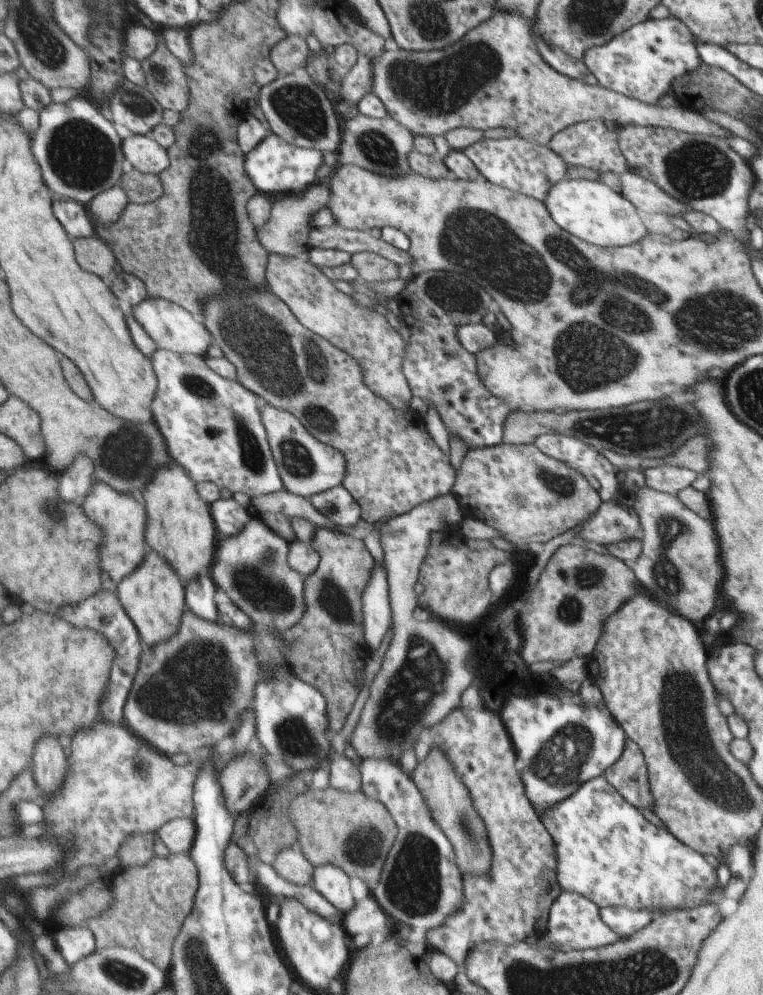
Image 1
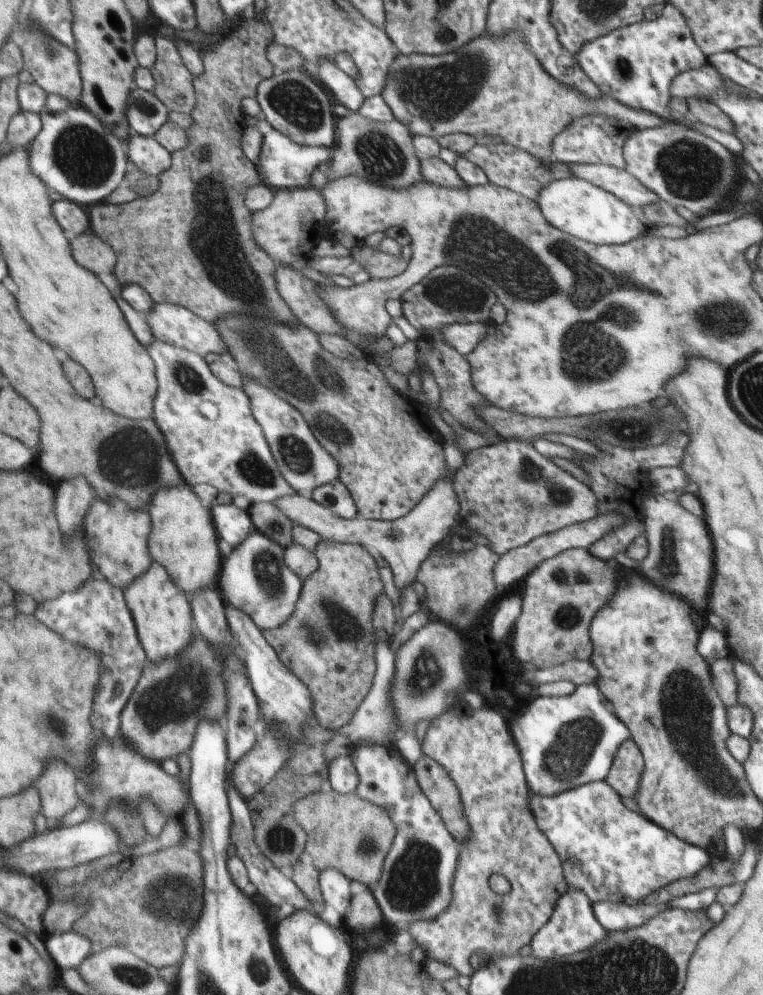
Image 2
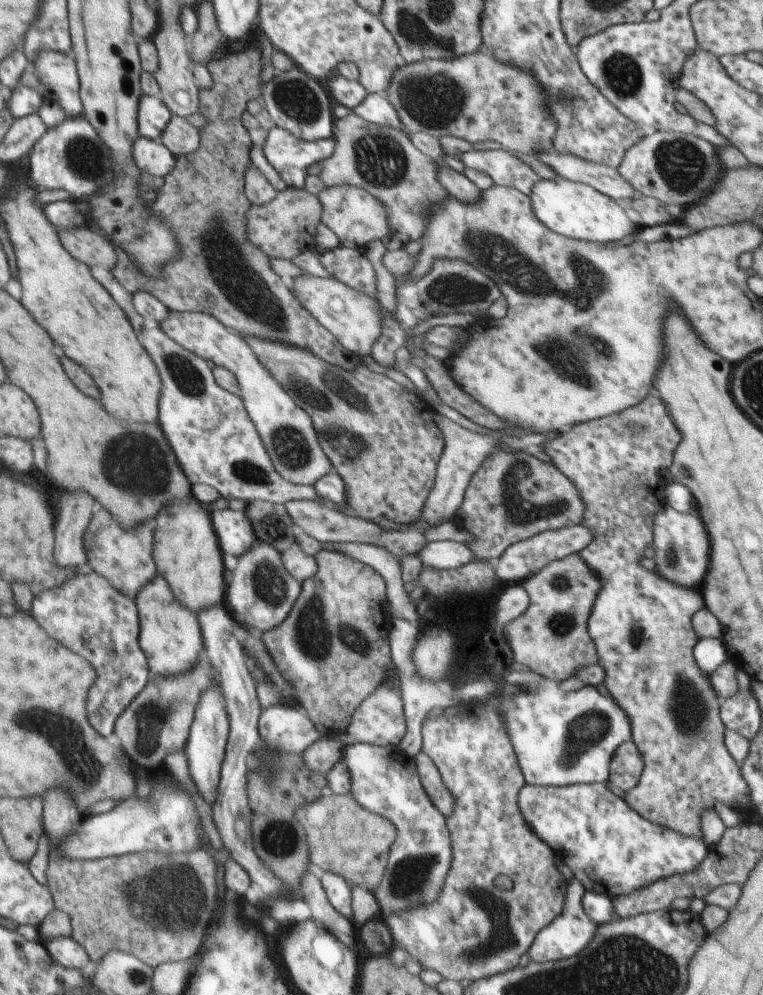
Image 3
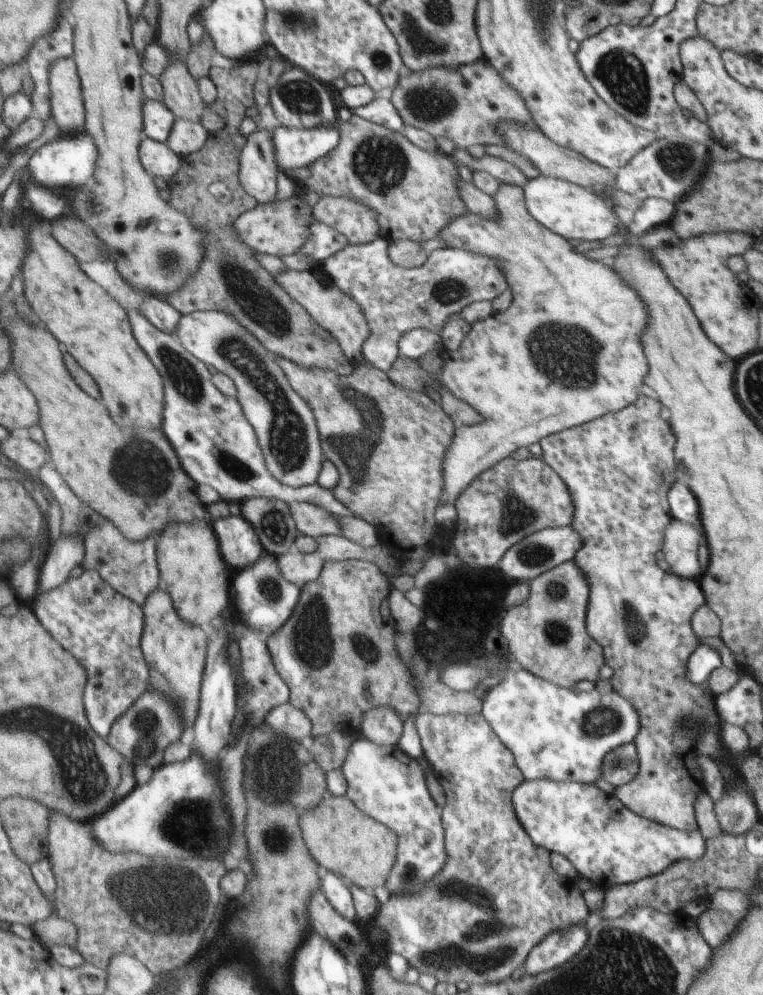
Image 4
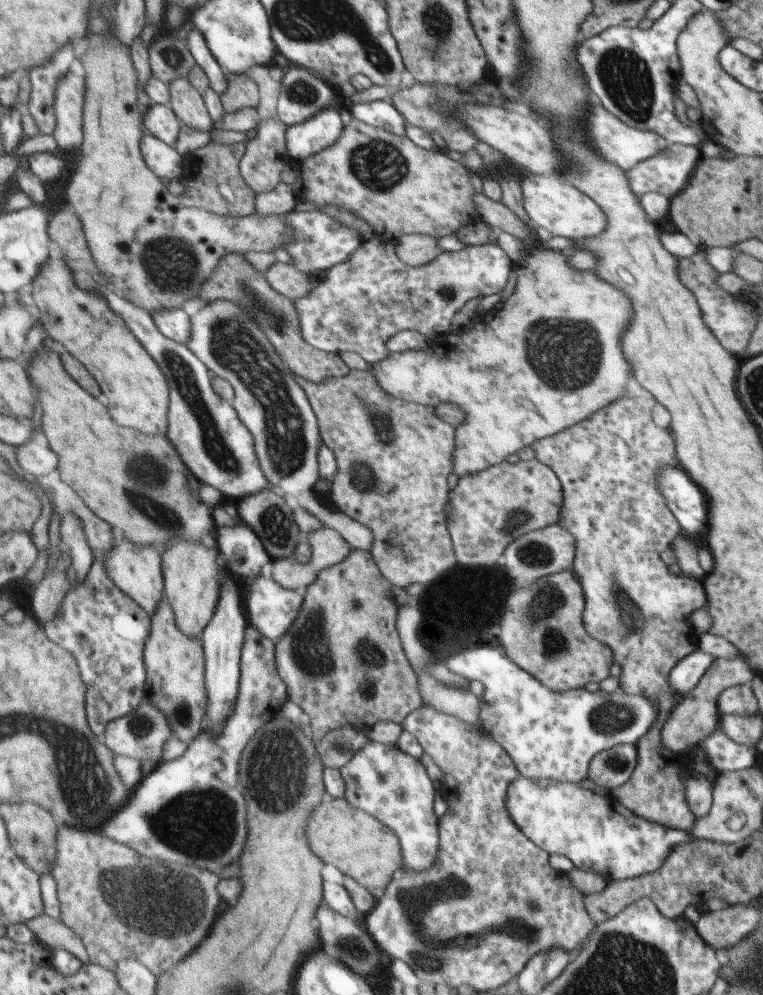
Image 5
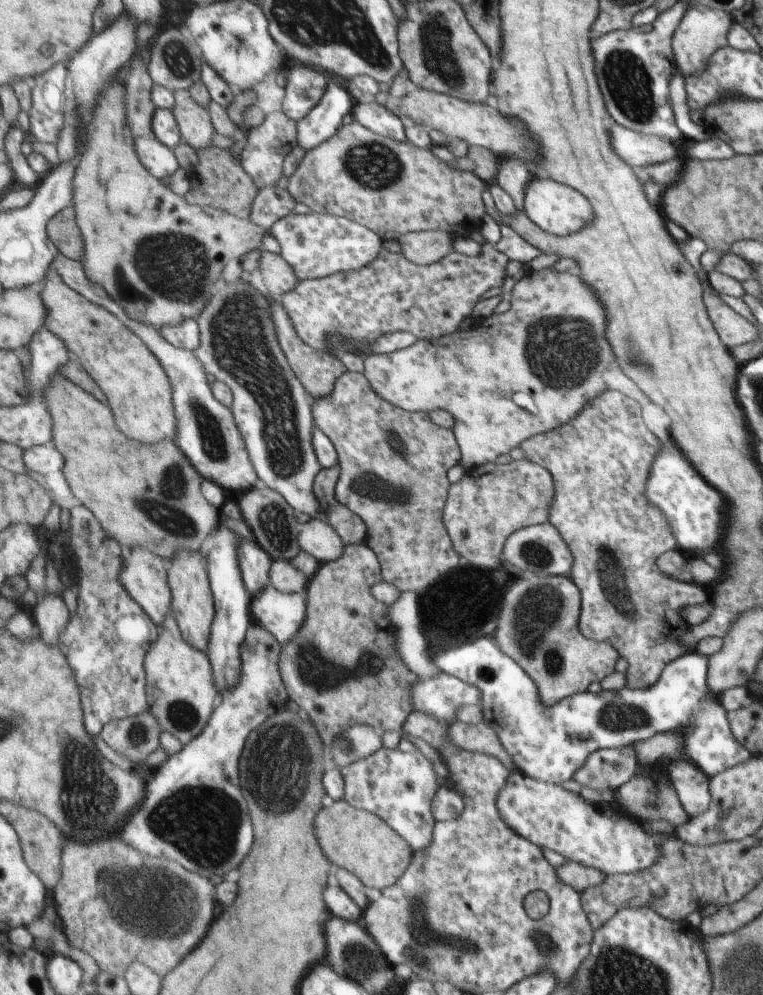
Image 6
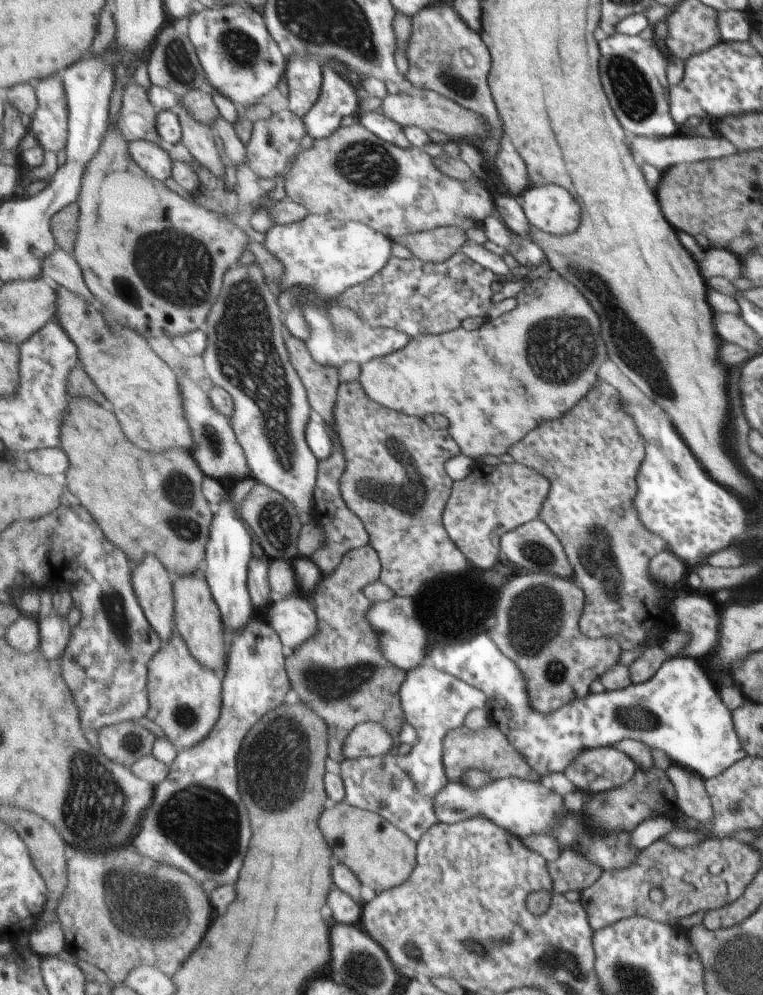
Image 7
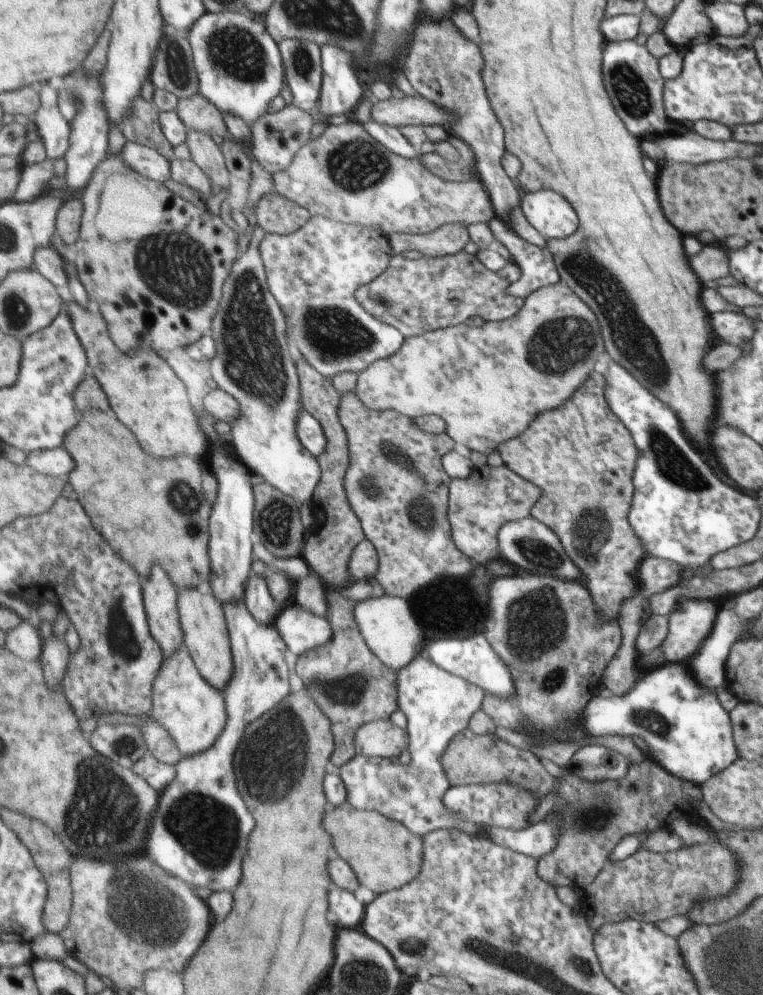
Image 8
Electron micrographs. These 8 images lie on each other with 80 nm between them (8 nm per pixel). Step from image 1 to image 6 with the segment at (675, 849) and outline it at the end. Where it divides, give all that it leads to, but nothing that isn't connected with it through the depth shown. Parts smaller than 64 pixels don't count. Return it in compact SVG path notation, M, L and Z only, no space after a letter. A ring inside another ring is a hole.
M518 771L509 775L505 784L499 788L497 798L495 798L495 808L501 820L509 825L509 828L512 828L517 836L531 841L539 848L549 848L549 850L563 856L563 859L583 864L588 868L595 868L604 875L635 874L635 872L649 868L657 860L659 846L667 837L664 834L649 836L647 832L641 830L639 820L633 818L625 810L621 812L621 808L614 806L614 803L589 804L579 794L569 792L569 790L561 788L560 785L535 780Z

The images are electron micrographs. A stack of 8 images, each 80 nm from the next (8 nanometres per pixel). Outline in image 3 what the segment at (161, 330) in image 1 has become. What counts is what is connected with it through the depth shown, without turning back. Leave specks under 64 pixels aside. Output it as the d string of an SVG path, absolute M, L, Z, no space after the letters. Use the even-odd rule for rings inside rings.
M171 311L169 320L165 320L159 328L190 352L196 353L205 361L210 360L215 366L227 368L237 376L242 391L241 398L281 477L295 485L314 486L335 470L321 447L320 436L309 412L289 396L289 392L271 374L271 368L261 362L256 349L245 340L244 335L215 316L196 311Z

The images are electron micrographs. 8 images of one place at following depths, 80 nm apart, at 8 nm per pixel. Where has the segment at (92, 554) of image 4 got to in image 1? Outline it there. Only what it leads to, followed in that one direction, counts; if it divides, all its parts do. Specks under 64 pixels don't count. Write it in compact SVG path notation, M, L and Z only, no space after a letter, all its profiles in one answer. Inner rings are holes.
M94 481L91 492L83 501L86 515L96 522L104 534L104 542L100 548L102 565L105 572L119 585L143 562L149 548L146 541L148 512L139 495L117 494L109 484Z

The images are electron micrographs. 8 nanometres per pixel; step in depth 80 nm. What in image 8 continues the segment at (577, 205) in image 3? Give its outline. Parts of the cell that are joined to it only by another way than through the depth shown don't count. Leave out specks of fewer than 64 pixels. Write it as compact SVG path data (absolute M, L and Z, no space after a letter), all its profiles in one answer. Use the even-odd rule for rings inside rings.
M552 189L527 191L520 198L519 208L528 224L543 239L563 239L579 227L575 208Z

